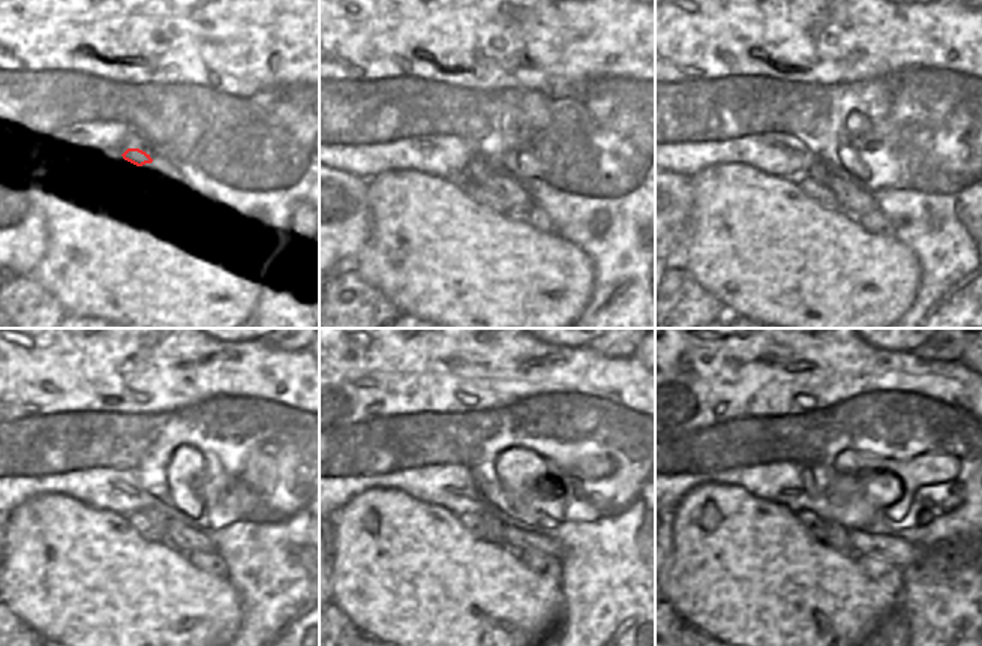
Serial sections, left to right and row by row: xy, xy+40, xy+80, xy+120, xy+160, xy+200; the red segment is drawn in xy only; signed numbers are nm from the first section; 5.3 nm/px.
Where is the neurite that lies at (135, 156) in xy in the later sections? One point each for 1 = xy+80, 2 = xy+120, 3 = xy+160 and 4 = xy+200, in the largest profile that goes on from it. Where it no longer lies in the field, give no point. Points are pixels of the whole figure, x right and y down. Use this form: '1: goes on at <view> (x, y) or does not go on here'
1: goes on at xy+80 (820, 173)
2: goes on at xy+120 (156, 517)
3: goes on at xy+160 (495, 525)
4: goes on at xy+200 (835, 535)

